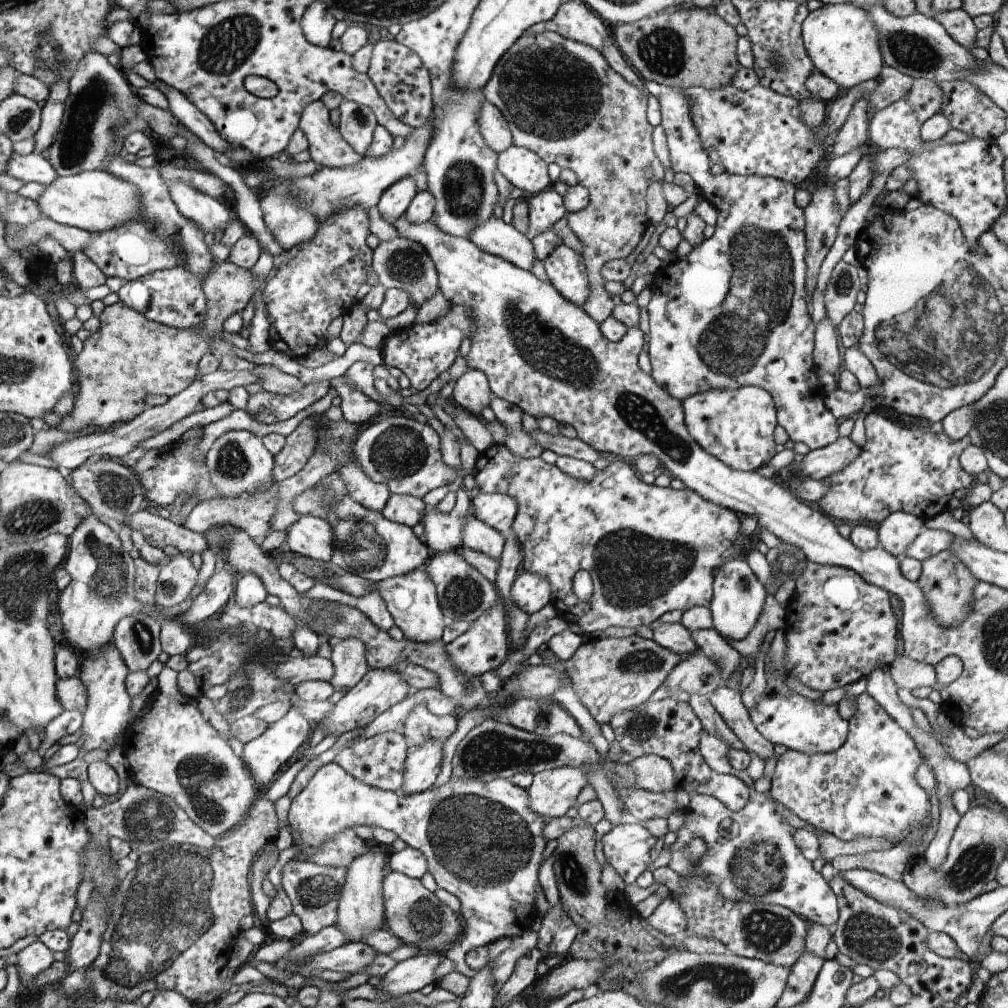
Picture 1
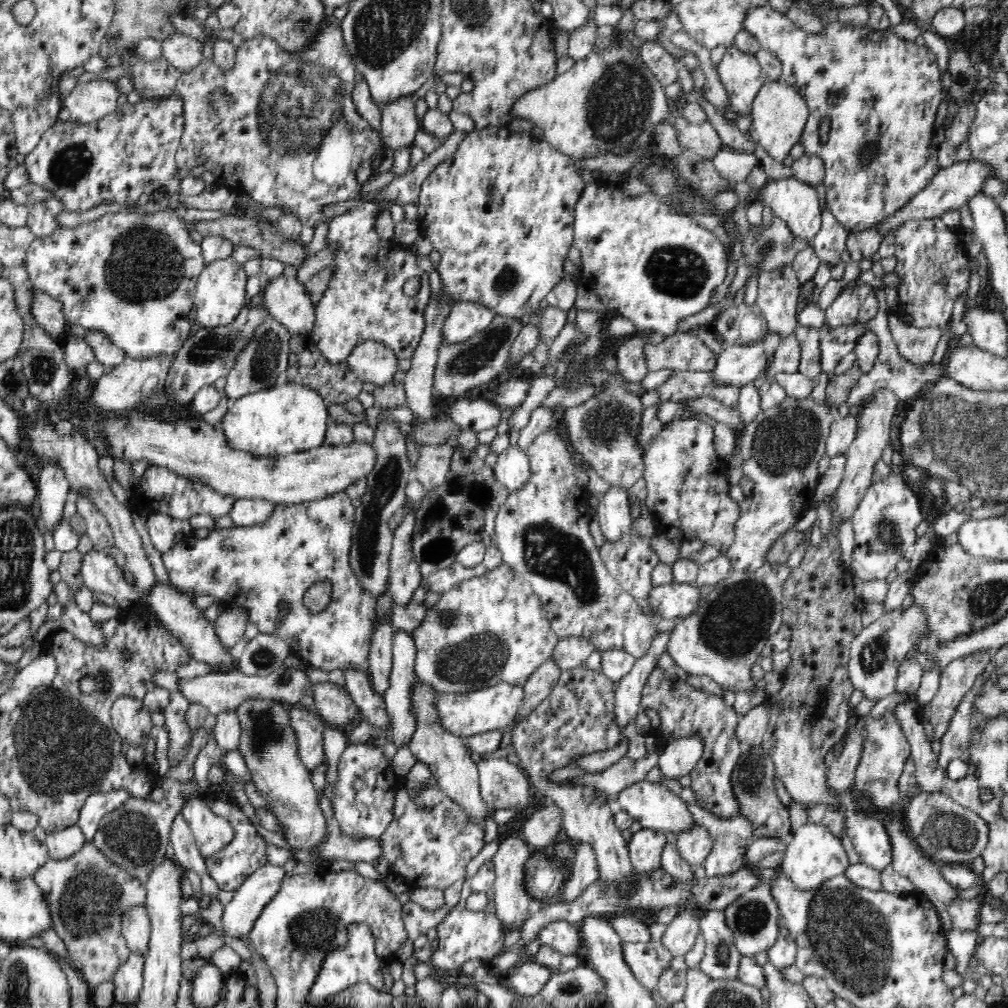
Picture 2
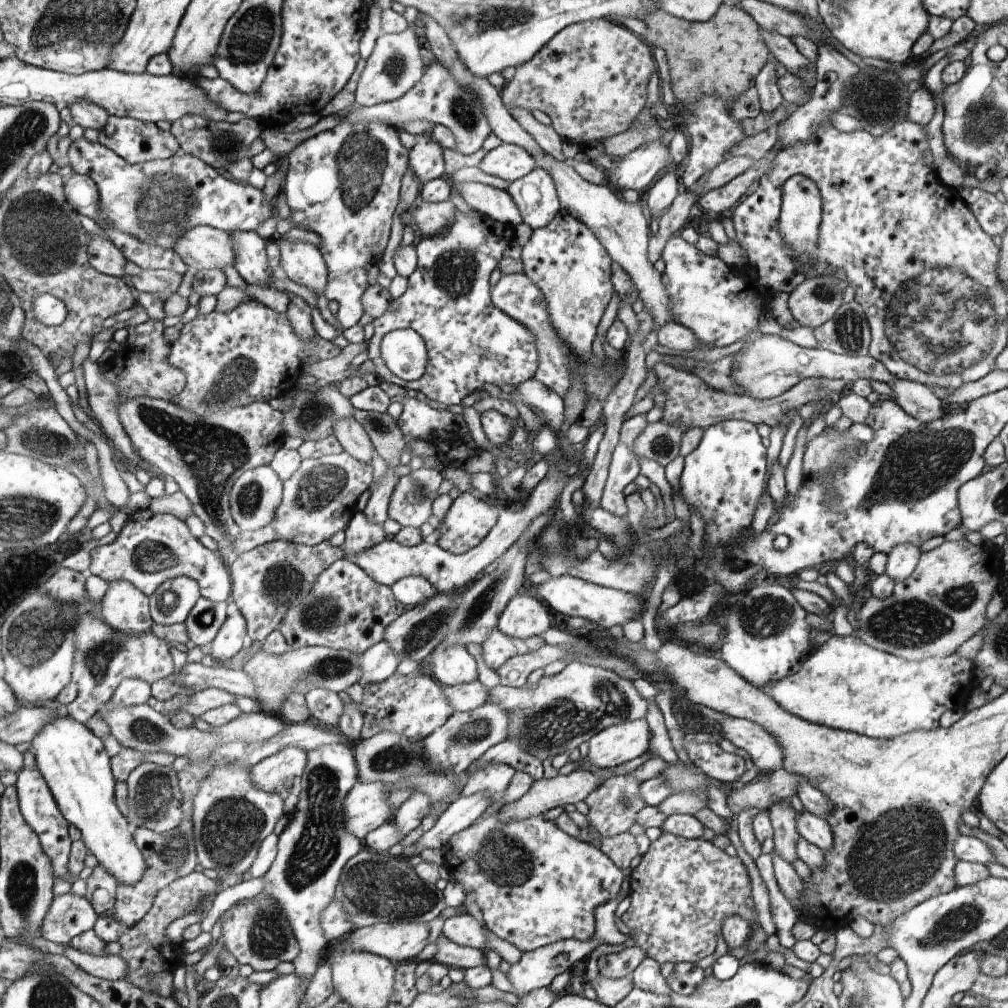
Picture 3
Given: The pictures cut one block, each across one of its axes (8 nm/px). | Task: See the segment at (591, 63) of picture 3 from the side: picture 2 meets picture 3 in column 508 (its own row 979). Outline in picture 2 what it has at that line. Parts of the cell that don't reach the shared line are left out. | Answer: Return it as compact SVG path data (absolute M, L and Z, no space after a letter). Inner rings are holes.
M90 841L76 854L64 860L50 858L48 864L43 864L34 874L33 879L40 885L52 909L53 931L64 941L73 969L89 986L93 996L95 987L112 979L121 965L129 958L131 950L127 940L121 934L122 914L126 914L134 906L145 906L147 889L138 877L132 876L126 869L110 861L102 851Z

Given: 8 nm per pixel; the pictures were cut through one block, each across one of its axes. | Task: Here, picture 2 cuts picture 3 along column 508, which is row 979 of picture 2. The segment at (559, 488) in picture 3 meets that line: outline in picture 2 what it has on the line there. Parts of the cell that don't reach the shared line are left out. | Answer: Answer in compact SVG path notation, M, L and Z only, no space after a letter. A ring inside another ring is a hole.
M525 960L509 971L505 985L519 996L538 997L554 973L534 960Z

